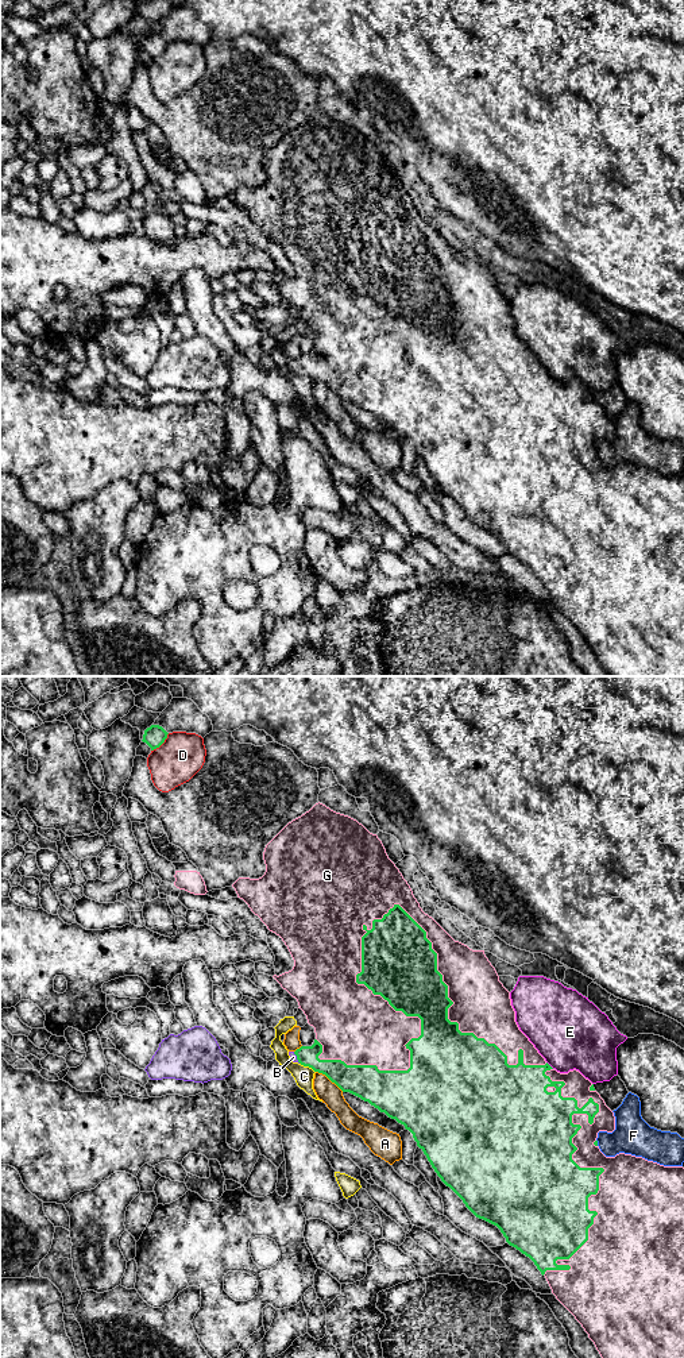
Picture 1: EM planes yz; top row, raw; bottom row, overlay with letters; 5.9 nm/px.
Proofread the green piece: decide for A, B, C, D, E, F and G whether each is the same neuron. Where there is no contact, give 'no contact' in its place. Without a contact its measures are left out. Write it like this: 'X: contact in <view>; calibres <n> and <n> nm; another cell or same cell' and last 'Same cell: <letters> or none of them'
A: contact in yz; calibres 200 and 130 nm; another cell
B: contact in yz; calibres 140 and 50 nm; same cell
C: contact in yz; calibres 160 and 120 nm; another cell
D: contact in yz; calibres 130 and 280 nm; another cell
E: contact in yz; calibres 340 and 440 nm; another cell
F: contact in yz; calibres 20 and 220 nm; another cell
G: contact in yz; calibres 440 and 420 nm; same cell
Same cell: B, G

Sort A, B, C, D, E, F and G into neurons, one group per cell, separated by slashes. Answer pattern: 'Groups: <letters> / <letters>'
Groups: A / B G / C / D / E / F

